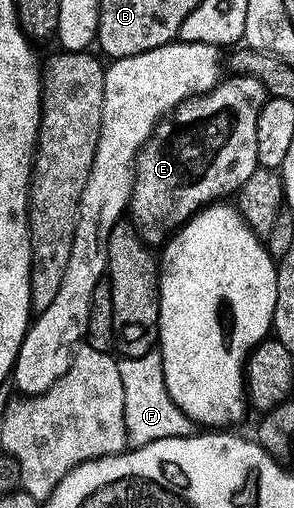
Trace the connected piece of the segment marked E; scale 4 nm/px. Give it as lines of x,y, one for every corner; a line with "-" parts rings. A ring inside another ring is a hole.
236,75
230,78
230,81
229,78
222,80
210,93
191,97
178,109
174,109
158,125
153,137
142,147
137,157
137,171
133,175
131,220
150,247
164,246
181,226
197,216
202,209
240,193
247,179
251,179
251,175
255,175
259,168
259,115
265,102
270,100
269,92
255,78

